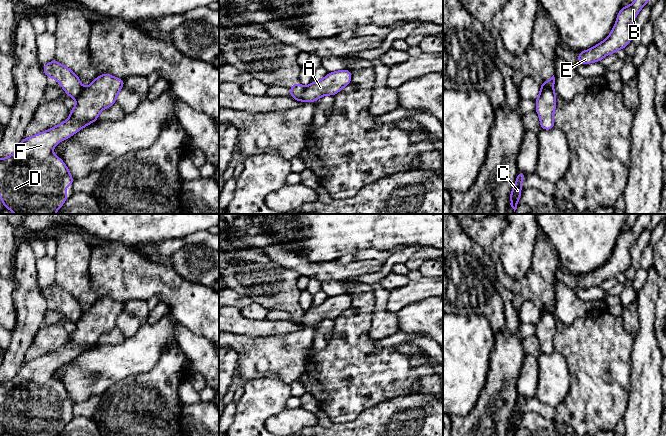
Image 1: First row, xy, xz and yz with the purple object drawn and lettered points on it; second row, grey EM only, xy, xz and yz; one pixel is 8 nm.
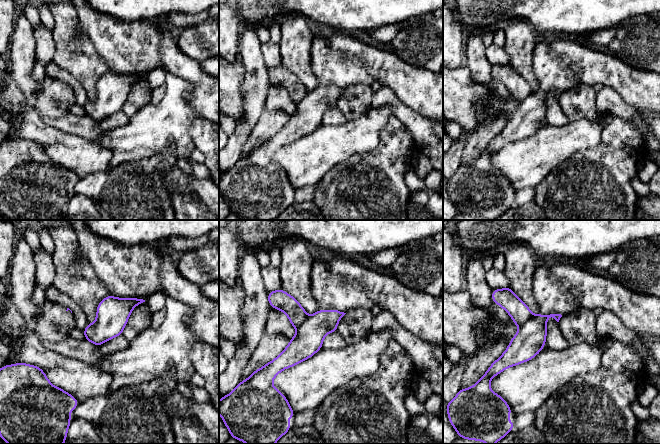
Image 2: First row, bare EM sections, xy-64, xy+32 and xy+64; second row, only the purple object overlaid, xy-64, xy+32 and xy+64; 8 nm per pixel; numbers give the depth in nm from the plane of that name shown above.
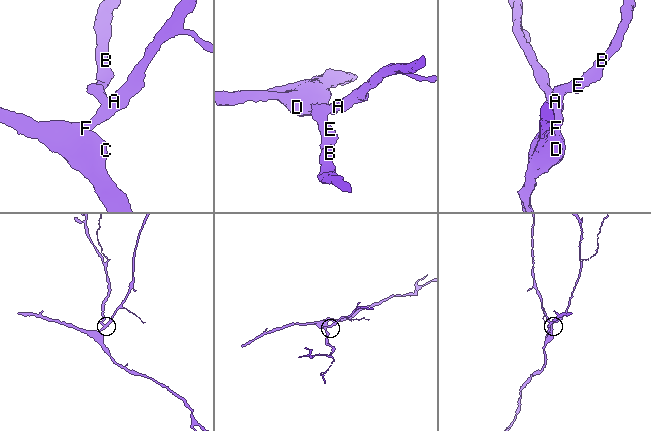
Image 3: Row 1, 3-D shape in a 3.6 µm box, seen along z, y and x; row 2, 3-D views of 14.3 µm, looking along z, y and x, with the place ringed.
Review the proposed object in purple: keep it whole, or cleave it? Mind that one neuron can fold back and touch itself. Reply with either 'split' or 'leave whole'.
split

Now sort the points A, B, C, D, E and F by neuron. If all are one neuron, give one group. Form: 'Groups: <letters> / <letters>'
Groups: A C D F / B E

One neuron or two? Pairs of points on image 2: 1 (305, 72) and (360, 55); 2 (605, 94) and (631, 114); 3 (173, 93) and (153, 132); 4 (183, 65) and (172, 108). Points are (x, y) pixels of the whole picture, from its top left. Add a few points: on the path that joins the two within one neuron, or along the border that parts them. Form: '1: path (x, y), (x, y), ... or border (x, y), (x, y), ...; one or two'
1: border (311, 46), (311, 70), (318, 85); two
2: path (611, 100), (625, 111); one
3: path (173, 103), (173, 108), (161, 122); one
4: border (165, 71), (192, 84), (188, 100); two

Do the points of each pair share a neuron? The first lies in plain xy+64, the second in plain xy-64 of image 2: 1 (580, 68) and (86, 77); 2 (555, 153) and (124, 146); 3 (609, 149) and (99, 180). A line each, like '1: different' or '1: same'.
1: different
2: same
3: different

